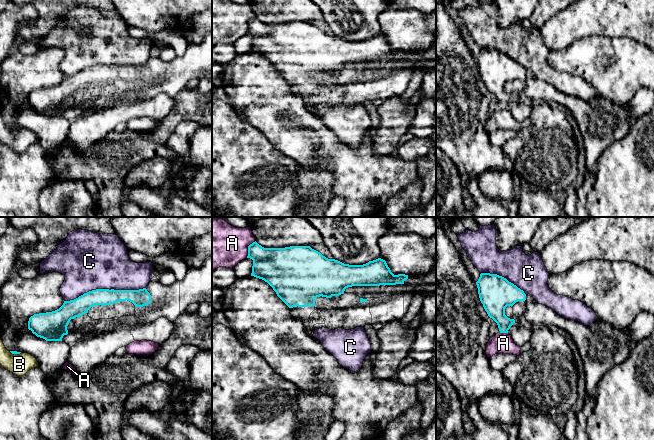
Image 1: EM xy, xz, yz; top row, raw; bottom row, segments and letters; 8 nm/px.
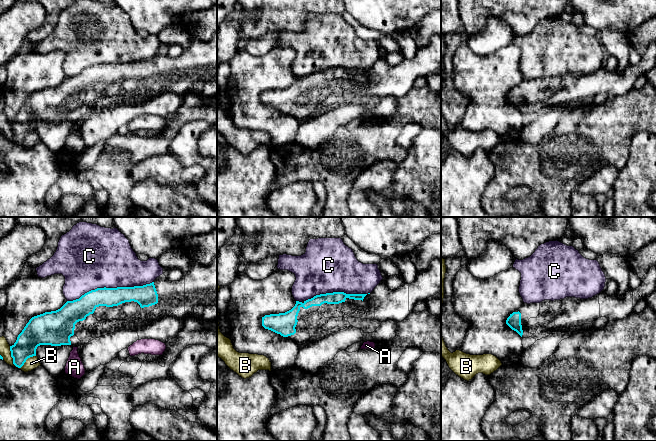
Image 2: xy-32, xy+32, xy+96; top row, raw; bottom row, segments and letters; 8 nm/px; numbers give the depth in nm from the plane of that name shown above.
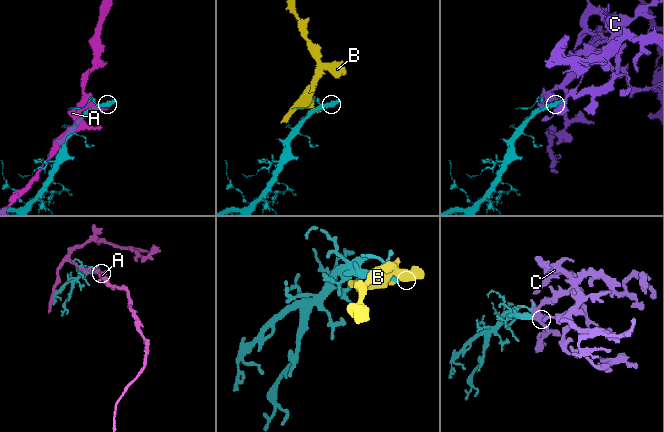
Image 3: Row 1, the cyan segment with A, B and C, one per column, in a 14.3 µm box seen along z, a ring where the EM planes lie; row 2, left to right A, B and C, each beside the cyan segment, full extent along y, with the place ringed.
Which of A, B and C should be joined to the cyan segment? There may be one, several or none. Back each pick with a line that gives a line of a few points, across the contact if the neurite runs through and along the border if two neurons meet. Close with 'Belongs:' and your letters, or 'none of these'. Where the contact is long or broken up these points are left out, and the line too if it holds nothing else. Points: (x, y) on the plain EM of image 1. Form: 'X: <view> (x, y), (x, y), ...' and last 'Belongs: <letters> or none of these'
Belongs: none of these

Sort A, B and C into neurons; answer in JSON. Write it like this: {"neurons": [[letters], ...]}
{"neurons": [["A"], ["B"], ["C"]]}

